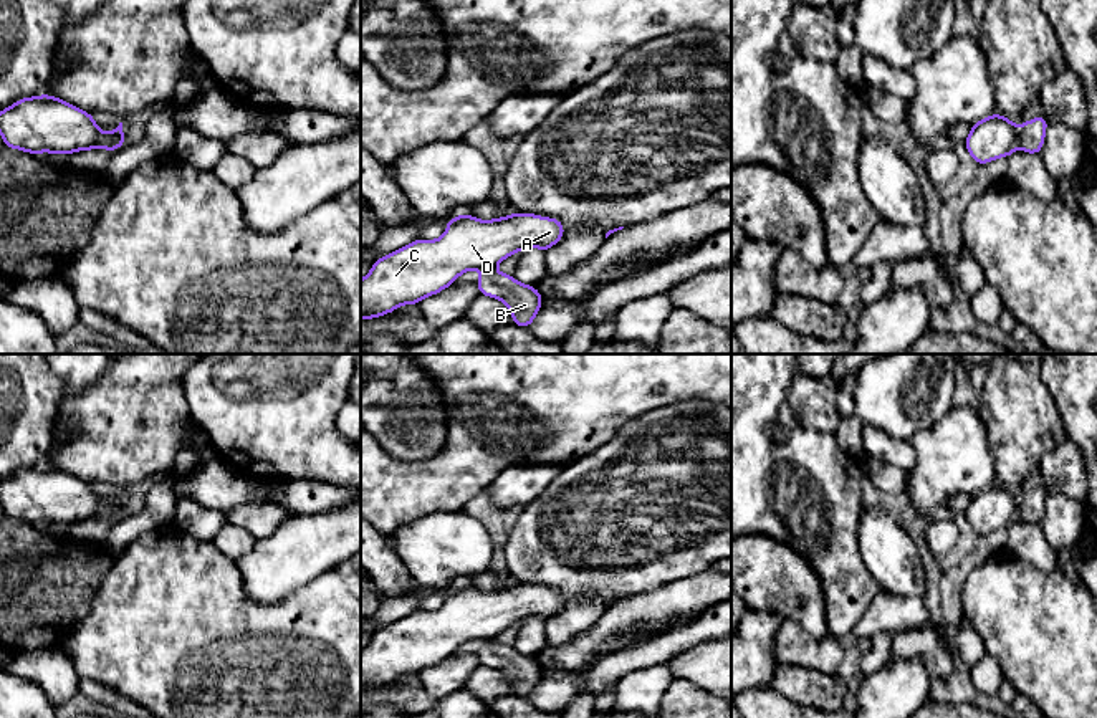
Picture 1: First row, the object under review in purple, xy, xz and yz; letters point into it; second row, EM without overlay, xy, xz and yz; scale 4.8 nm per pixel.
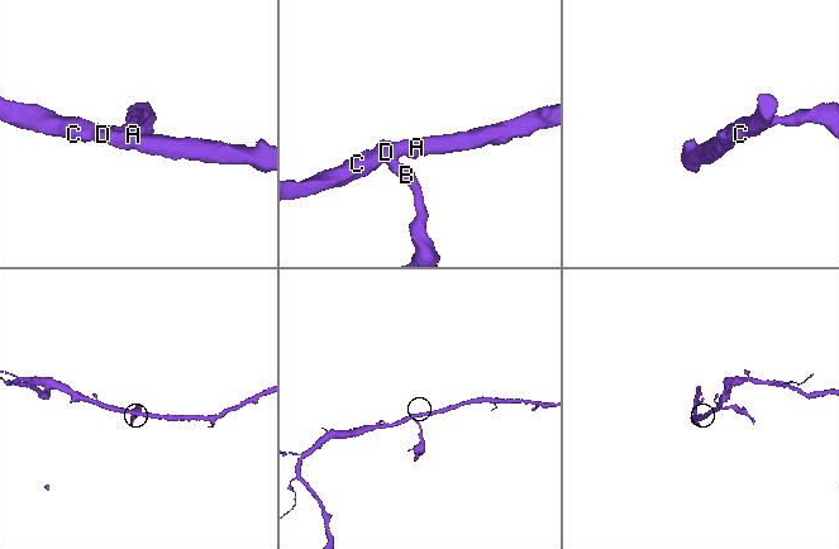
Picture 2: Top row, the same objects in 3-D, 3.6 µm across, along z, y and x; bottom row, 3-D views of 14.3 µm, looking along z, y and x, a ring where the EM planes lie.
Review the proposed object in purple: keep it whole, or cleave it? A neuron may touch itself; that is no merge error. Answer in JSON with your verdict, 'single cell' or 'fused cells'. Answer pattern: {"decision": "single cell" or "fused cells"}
{"decision": "fused cells"}

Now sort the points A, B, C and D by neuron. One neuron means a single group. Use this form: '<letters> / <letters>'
A C D / B

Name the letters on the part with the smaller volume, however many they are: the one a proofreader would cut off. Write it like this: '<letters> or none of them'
B

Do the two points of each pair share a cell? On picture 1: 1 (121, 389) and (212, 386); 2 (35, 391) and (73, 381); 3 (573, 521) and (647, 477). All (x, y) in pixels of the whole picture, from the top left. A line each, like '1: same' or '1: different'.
1: different
2: different
3: same

